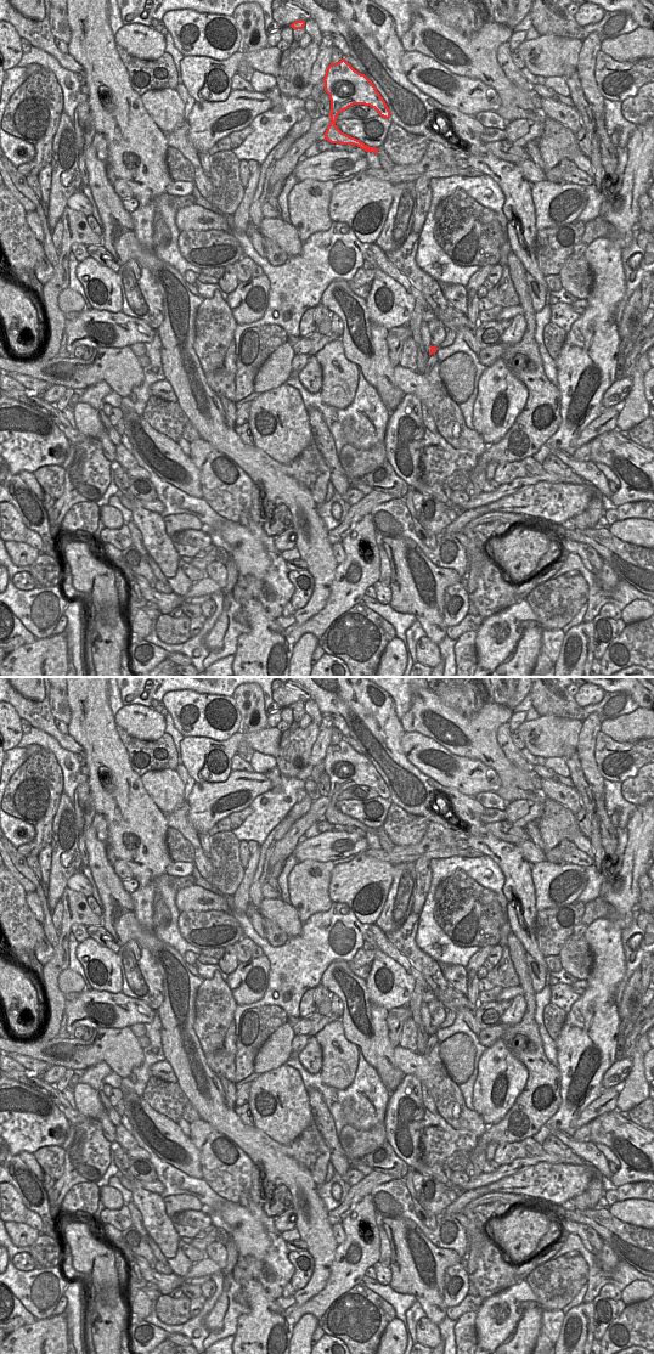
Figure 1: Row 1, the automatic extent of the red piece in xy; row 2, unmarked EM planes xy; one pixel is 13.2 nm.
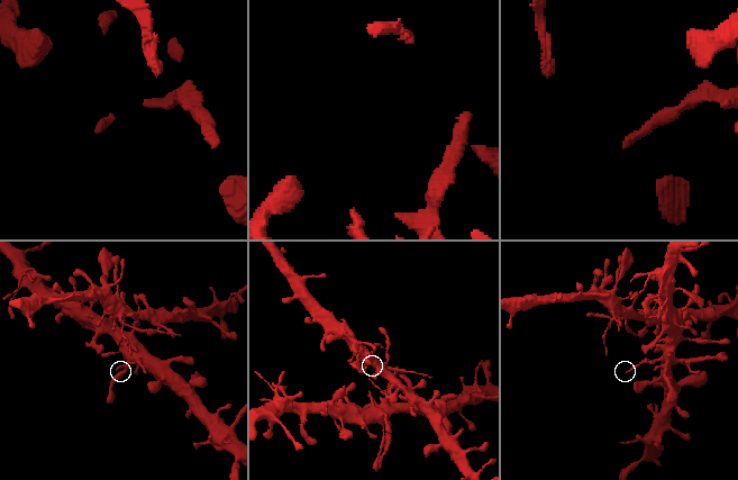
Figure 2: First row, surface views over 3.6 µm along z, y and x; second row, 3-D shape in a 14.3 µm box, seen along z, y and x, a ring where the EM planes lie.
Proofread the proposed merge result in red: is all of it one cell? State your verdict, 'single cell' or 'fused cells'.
fused cells

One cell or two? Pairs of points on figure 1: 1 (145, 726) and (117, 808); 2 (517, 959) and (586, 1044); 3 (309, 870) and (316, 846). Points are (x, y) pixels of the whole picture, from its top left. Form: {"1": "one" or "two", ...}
{"1": "two", "2": "two", "3": "two"}

